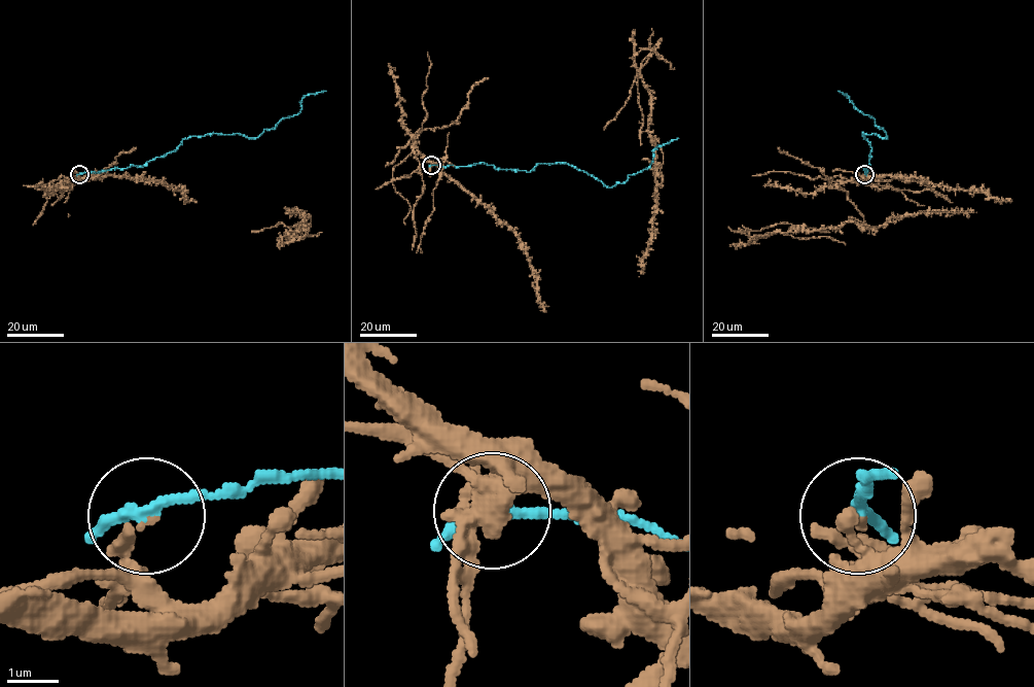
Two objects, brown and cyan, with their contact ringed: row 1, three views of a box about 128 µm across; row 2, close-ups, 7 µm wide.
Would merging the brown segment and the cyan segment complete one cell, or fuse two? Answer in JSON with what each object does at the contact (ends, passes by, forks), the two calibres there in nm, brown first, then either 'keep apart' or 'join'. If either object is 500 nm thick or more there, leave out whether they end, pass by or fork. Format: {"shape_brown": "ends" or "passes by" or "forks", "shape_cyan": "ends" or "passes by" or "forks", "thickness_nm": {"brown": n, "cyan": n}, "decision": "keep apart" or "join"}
{"shape_brown": "passes by", "shape_cyan": "passes by", "thickness_nm": {"brown": 180, "cyan": 200}, "decision": "keep apart"}

